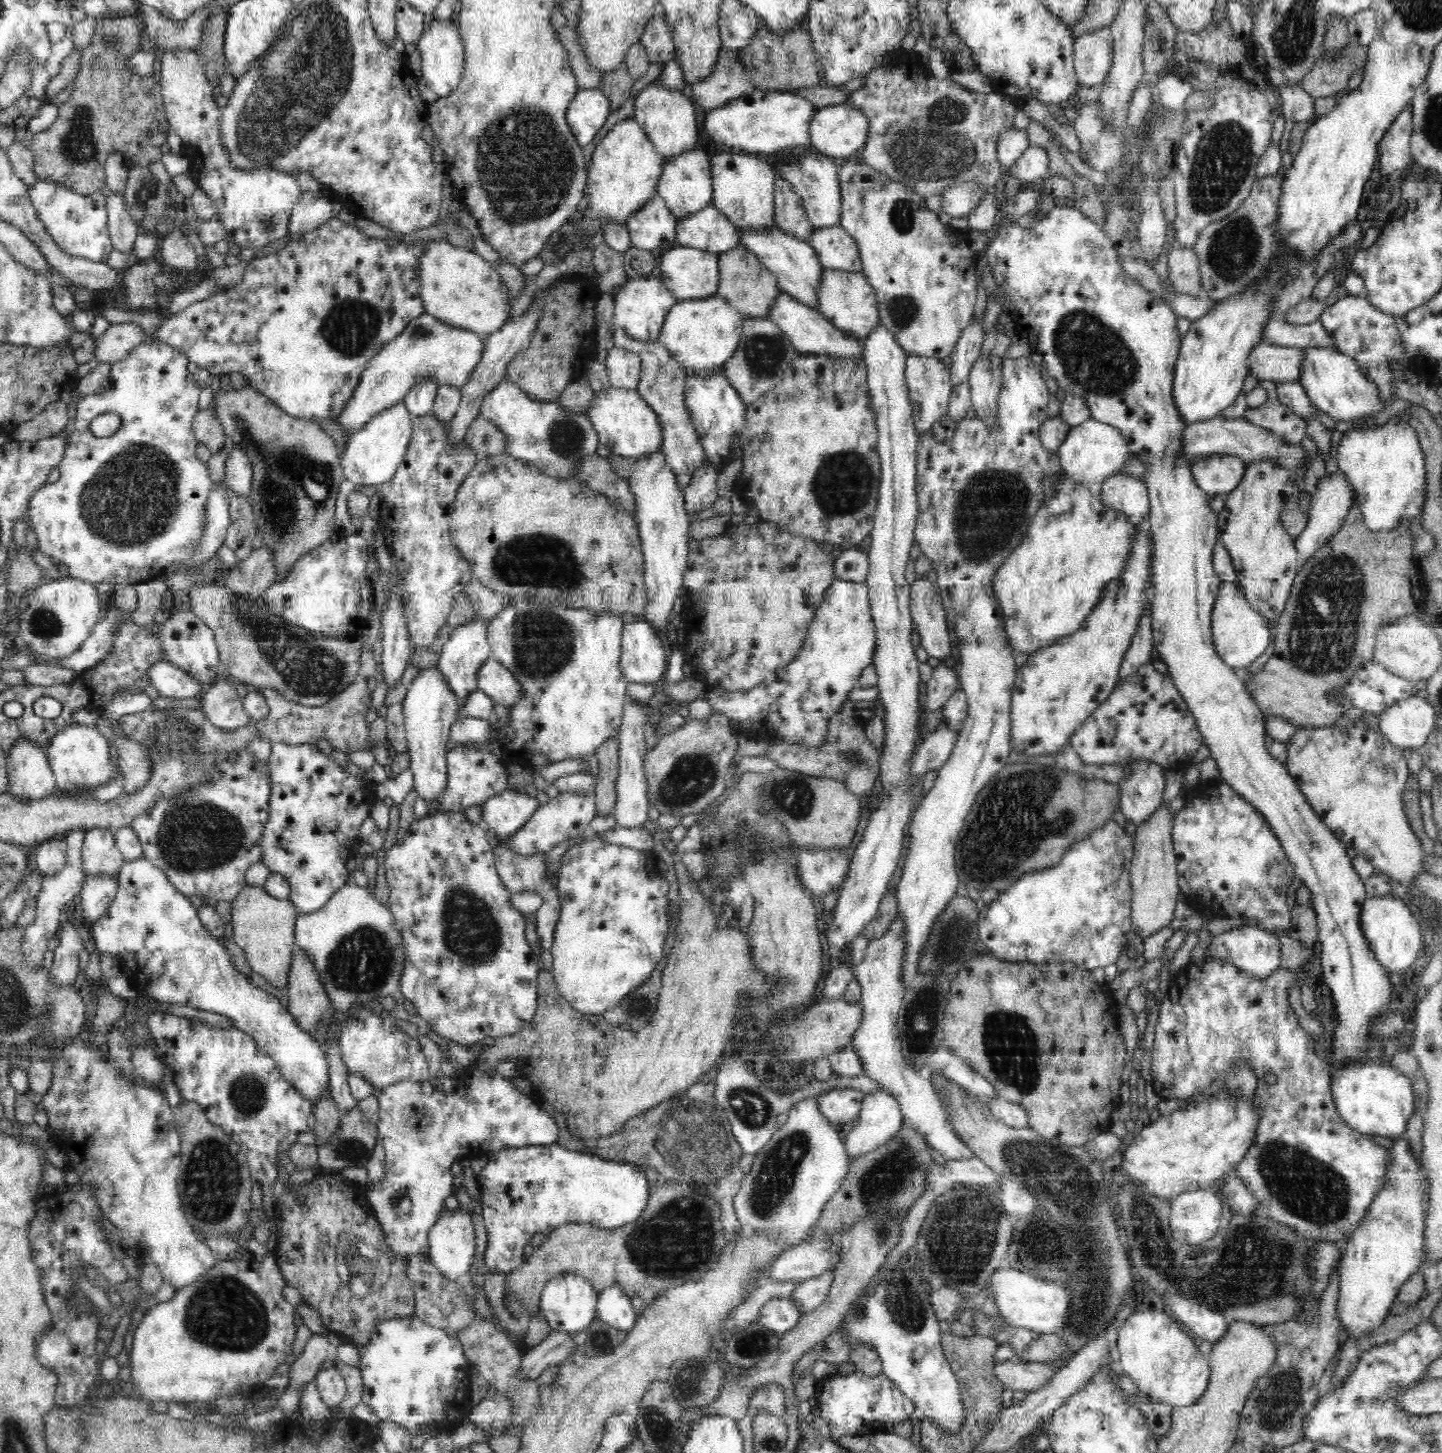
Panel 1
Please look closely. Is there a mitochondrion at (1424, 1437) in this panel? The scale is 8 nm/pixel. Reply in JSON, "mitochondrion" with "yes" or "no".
{"mitochondrion":"yes"}

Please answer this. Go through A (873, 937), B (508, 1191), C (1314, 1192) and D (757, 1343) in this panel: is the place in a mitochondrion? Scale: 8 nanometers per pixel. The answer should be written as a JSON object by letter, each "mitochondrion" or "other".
{"A":"other","B":"other","C":"mitochondrion","D":"mitochondrion"}

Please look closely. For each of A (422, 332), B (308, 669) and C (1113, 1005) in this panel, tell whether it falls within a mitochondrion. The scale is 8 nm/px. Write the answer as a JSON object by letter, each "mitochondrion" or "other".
{"A":"mitochondrion","B":"mitochondrion","C":"other"}

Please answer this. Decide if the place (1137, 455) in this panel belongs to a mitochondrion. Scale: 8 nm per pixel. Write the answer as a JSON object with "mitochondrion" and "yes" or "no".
{"mitochondrion":"no"}

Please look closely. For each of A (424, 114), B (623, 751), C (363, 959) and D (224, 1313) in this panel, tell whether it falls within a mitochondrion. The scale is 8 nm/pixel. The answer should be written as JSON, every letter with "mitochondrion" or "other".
{"A":"other","B":"other","C":"mitochondrion","D":"mitochondrion"}

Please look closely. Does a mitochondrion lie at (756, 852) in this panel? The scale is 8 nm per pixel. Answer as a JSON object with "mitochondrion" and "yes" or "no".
{"mitochondrion":"no"}

